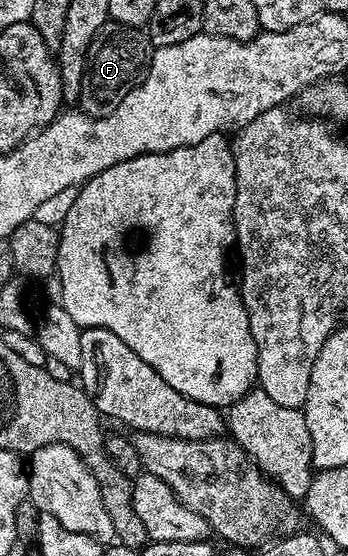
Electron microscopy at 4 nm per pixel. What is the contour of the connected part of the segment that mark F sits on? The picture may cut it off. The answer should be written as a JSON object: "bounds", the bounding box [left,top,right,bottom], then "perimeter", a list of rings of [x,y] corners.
{"bounds":[79,20,154,118],"perimeter":[[[111,20],[90,40],[90,48],[84,65],[82,88],[80,89],[79,109],[91,118],[105,118],[126,100],[134,87],[144,81],[148,66],[152,62],[154,47],[144,30],[135,30]]]}

